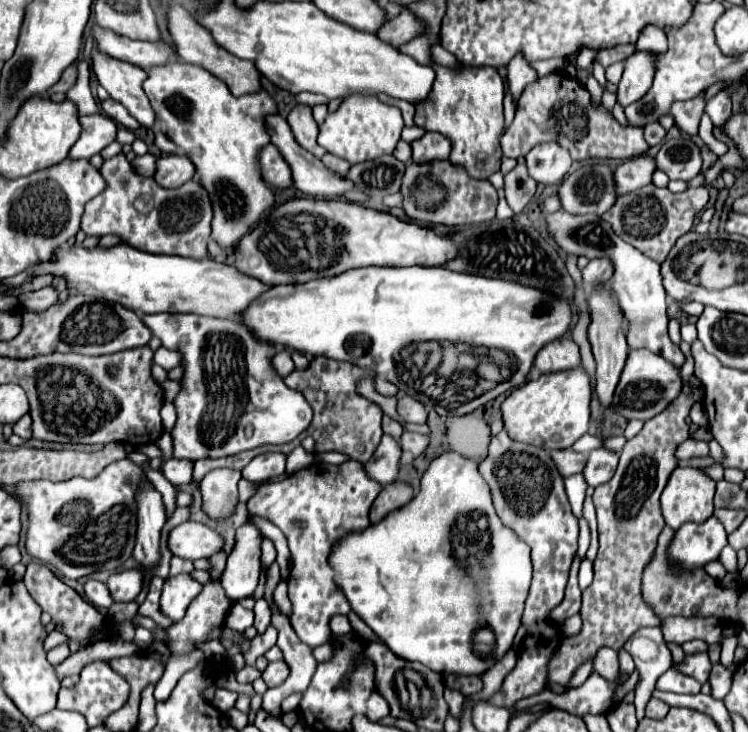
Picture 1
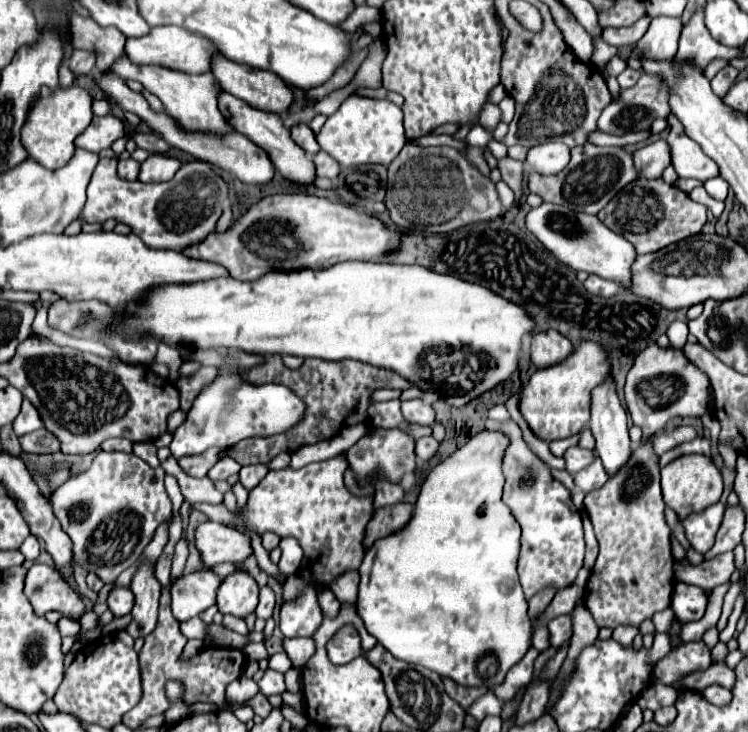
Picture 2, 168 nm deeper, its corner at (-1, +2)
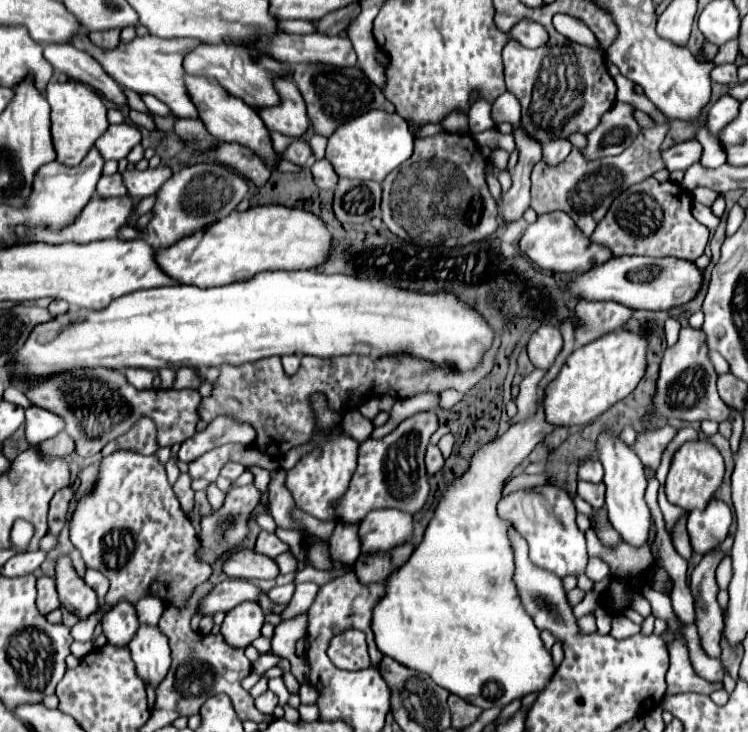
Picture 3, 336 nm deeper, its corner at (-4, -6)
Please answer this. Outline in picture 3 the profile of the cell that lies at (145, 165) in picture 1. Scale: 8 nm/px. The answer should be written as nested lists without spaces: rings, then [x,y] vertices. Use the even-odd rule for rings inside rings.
[[[120,172],[112,176],[102,176],[98,186],[96,186],[96,196],[100,198],[110,198],[110,196],[126,196],[126,188],[122,184]]]

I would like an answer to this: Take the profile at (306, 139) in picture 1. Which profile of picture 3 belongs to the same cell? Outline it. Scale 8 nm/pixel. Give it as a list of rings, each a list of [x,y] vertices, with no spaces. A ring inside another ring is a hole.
[[[294,140],[294,142],[282,152],[282,160],[288,160],[288,162],[292,162],[292,164],[296,164],[296,166],[304,166],[304,164],[312,158],[310,152],[312,152],[312,150],[308,148],[308,144],[306,144],[304,140]]]

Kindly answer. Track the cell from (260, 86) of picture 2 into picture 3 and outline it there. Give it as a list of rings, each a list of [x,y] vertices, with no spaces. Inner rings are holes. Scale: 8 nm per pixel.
[[[280,80],[276,84],[280,88],[280,96],[284,96],[280,108],[268,108],[268,112],[260,112],[262,122],[268,130],[276,130],[290,138],[300,138],[310,126],[306,114],[306,102],[292,80]]]

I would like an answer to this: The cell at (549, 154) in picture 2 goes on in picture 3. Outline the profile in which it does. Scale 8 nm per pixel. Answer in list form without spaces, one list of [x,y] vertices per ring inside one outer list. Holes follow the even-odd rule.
[[[552,138],[544,144],[544,160],[548,164],[560,164],[572,150],[570,140],[566,138]]]

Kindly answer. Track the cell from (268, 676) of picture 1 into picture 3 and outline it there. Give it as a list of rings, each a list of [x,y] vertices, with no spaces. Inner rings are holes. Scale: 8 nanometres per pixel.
[[[266,690],[262,696],[258,696],[254,700],[254,706],[262,712],[262,714],[272,714],[272,710],[278,706],[278,696],[272,690]]]

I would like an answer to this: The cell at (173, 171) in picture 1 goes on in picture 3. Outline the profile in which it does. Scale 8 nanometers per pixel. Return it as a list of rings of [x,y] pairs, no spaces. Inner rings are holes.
[[[158,166],[158,168],[148,168],[144,172],[140,170],[124,170],[122,172],[122,180],[124,186],[128,190],[128,196],[132,196],[134,200],[142,200],[154,192],[160,190],[160,186],[172,176],[172,170],[166,166]]]

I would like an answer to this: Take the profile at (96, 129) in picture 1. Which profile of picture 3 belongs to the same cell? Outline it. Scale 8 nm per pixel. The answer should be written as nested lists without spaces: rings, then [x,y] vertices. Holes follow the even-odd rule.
[[[112,124],[108,128],[108,132],[104,132],[104,136],[100,136],[100,140],[96,142],[96,148],[100,150],[100,154],[106,160],[122,160],[128,156],[128,152],[140,144],[142,134],[140,128],[136,128],[134,124]]]

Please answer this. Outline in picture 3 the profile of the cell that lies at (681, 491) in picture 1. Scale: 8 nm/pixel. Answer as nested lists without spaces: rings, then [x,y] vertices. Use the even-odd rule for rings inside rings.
[[[692,440],[682,444],[670,464],[670,472],[666,478],[666,496],[672,504],[680,506],[686,512],[702,510],[710,498],[714,498],[716,488],[722,484],[724,476],[724,460],[718,448],[708,440]]]

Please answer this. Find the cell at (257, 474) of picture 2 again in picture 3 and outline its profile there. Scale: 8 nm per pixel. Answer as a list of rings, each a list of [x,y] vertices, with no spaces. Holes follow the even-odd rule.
[[[254,484],[248,486],[230,486],[230,490],[226,492],[224,504],[220,510],[212,510],[210,514],[204,514],[200,518],[200,536],[198,536],[198,560],[206,562],[206,564],[214,564],[216,560],[220,560],[224,554],[238,550],[242,546],[242,542],[246,540],[250,528],[248,522],[252,518],[254,508],[260,504],[260,492],[256,490]]]

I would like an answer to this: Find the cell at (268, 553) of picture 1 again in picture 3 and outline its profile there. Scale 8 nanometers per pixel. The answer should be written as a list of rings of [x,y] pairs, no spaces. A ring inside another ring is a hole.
[[[260,532],[258,540],[256,540],[256,548],[254,548],[258,554],[266,554],[270,558],[276,558],[280,556],[282,552],[290,550],[288,544],[284,544],[276,534],[270,534],[270,532]]]

